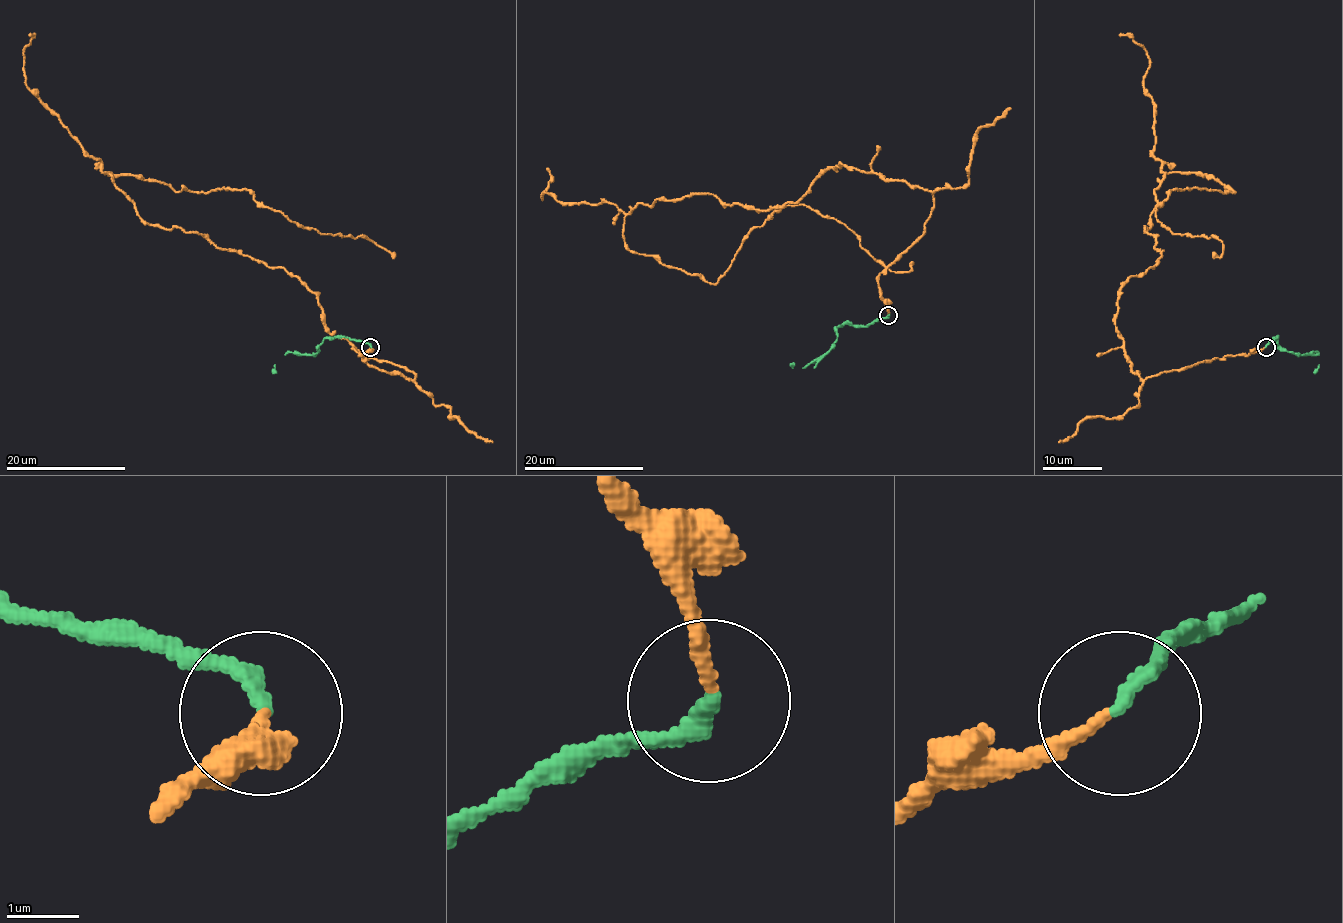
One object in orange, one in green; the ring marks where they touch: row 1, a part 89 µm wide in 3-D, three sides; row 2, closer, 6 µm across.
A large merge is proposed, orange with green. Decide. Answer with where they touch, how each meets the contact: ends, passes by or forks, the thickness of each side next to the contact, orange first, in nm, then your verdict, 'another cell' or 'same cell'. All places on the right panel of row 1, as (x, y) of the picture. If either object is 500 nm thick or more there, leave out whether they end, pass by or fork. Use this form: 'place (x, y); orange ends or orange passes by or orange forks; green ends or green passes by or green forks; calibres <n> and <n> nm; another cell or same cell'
place (1266, 347); orange ends; green ends; calibres 180 and 220 nm; same cell

